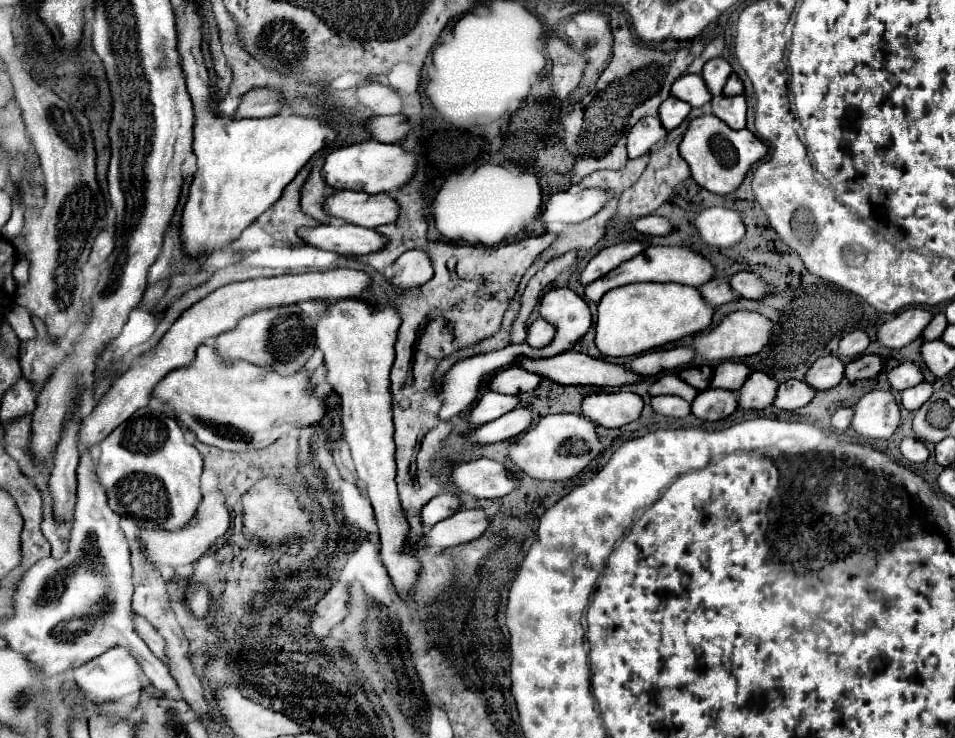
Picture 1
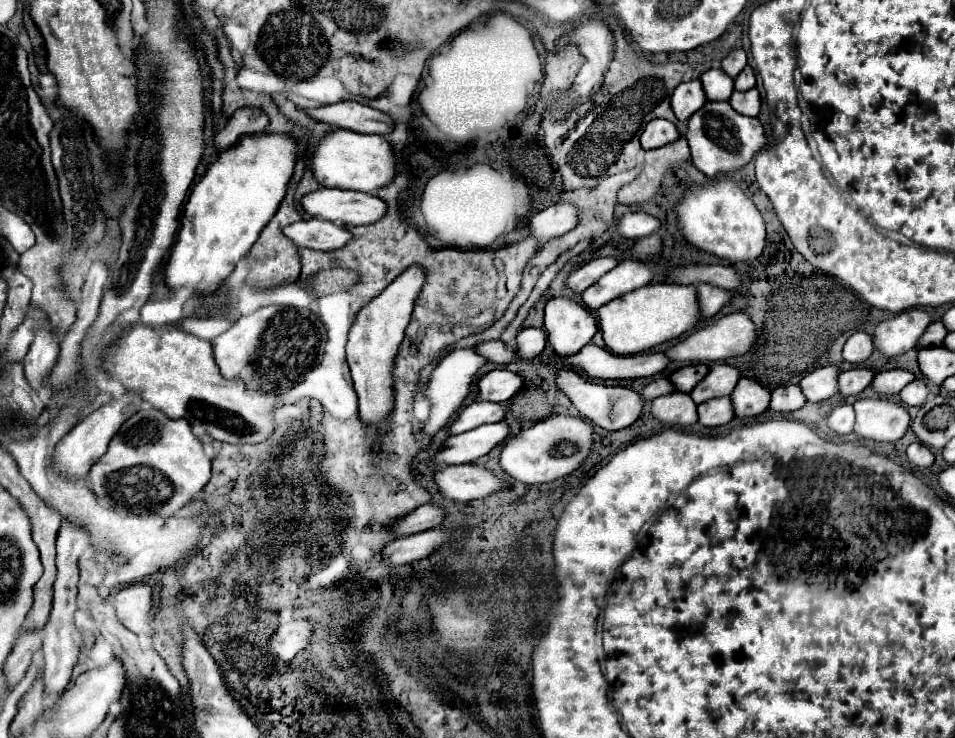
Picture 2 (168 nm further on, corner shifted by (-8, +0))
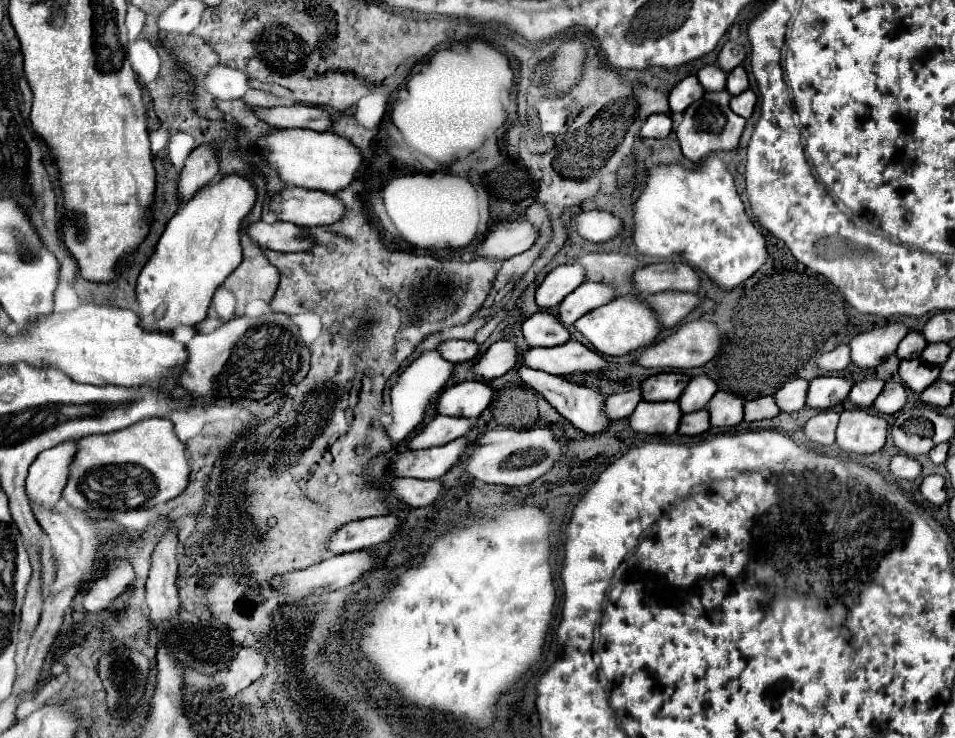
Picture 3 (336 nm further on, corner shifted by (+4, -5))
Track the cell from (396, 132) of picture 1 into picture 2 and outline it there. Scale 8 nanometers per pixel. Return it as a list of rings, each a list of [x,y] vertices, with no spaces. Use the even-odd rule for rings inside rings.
[[[340,101],[340,103],[324,105],[318,109],[306,109],[306,113],[328,125],[350,129],[356,133],[388,135],[394,129],[394,119],[390,115],[356,101]]]

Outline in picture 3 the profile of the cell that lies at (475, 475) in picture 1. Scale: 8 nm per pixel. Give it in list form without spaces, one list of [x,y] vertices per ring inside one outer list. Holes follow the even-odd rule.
[[[396,478],[390,482],[390,490],[398,502],[410,508],[420,508],[432,504],[440,490],[440,480],[416,480],[416,478]]]

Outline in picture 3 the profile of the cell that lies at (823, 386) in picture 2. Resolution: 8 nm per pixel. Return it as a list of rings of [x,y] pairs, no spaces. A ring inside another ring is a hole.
[[[796,378],[796,380],[790,380],[788,384],[784,384],[774,394],[774,398],[776,398],[780,412],[796,412],[796,410],[804,408],[806,394],[808,394],[808,382],[802,378]]]

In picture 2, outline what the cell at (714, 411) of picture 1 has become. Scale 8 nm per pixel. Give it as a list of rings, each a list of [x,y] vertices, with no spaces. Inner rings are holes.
[[[716,397],[698,405],[698,421],[706,427],[718,427],[734,419],[734,407],[730,397]]]

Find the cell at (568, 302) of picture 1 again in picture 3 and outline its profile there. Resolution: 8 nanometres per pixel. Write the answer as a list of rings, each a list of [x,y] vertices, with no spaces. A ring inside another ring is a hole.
[[[536,312],[522,324],[528,346],[558,346],[570,340],[570,332],[560,320],[548,312]]]

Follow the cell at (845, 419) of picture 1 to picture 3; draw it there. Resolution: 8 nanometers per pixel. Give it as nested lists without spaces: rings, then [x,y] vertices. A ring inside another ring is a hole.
[[[824,410],[816,416],[812,416],[806,424],[804,424],[804,434],[816,442],[816,444],[824,444],[830,446],[834,444],[834,432],[836,432],[836,424],[838,424],[838,412],[834,410]]]

